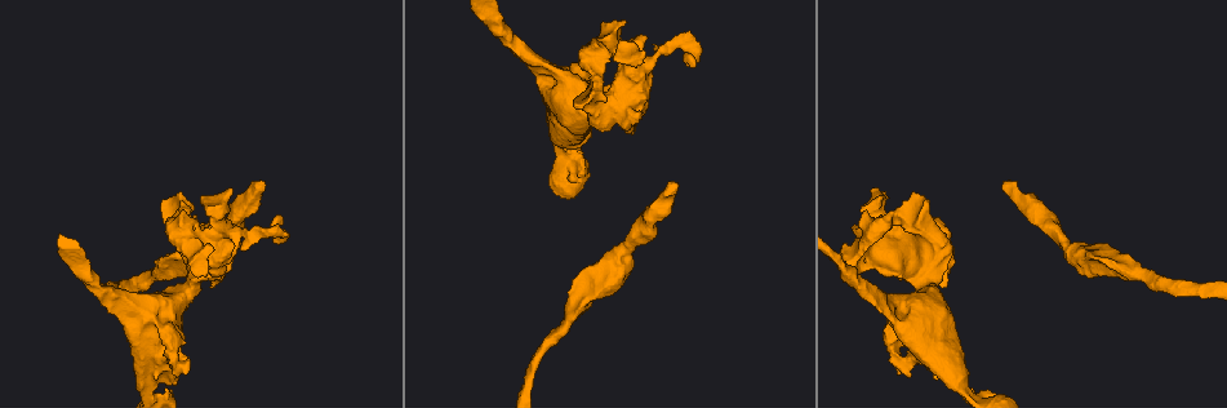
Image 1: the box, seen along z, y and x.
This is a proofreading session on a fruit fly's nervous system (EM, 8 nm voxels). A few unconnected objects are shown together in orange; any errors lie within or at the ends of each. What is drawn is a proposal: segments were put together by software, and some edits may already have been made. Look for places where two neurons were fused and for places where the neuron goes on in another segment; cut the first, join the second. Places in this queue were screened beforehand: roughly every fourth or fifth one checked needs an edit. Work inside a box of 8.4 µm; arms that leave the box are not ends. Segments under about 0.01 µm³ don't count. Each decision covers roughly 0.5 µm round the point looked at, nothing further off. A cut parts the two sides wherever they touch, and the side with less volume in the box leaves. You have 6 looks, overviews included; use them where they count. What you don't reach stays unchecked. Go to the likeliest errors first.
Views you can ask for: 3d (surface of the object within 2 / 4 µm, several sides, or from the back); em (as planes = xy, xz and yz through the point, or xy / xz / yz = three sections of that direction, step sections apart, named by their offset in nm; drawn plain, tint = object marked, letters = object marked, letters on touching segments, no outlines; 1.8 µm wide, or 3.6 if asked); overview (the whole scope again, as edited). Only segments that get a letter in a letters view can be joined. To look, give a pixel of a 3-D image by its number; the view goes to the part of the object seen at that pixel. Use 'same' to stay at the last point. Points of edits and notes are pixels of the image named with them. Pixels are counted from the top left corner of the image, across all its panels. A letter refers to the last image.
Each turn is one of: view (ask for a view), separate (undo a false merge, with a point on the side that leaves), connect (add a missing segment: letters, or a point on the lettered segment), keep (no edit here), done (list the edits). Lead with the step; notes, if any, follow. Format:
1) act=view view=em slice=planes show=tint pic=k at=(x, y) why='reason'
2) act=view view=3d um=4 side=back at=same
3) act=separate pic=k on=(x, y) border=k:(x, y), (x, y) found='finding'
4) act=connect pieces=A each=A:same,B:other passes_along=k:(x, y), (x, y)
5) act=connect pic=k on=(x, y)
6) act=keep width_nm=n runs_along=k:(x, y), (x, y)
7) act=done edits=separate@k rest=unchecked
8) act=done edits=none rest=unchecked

act=view view=em slice=planes show=plain pic=1 at=(677, 183) why='end of a long branch'

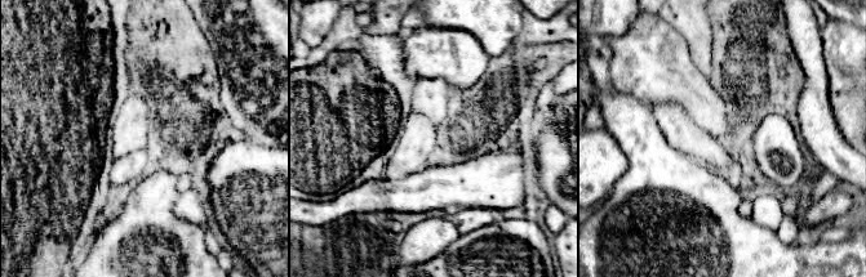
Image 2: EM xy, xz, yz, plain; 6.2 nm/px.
act=view view=em slice=planes show=letters at=same

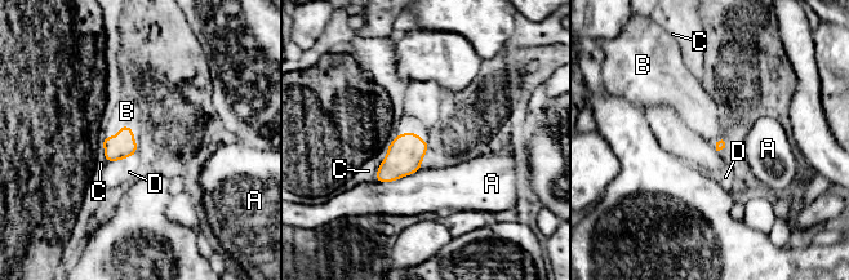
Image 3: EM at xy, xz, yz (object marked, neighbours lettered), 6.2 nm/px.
act=connect pieces=B each=A:other,B:same,C:other,D:other passes_along=3:(119, 147), (123, 127), (127, 111) found='it goes on there'

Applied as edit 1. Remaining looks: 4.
act=view view=overview why='see it whole again'

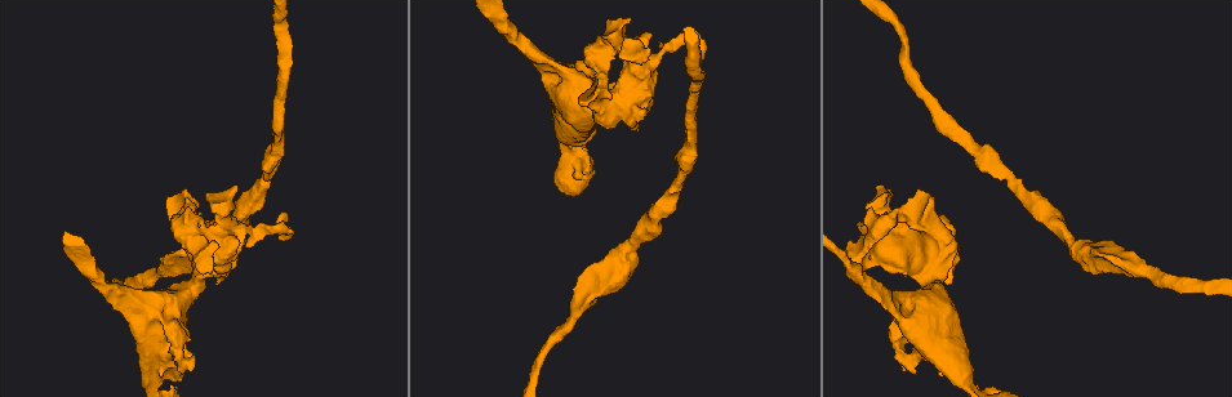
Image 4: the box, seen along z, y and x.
act=view view=em slice=planes show=plain pic=4 at=(590, 59) why='touches itself'

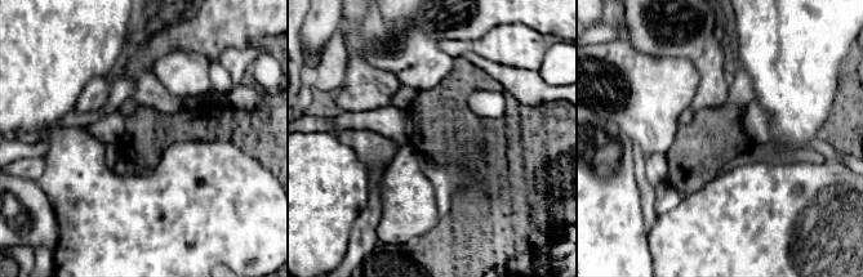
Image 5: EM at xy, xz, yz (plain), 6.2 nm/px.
act=view view=em slice=planes show=letters at=same why='what lies round it'

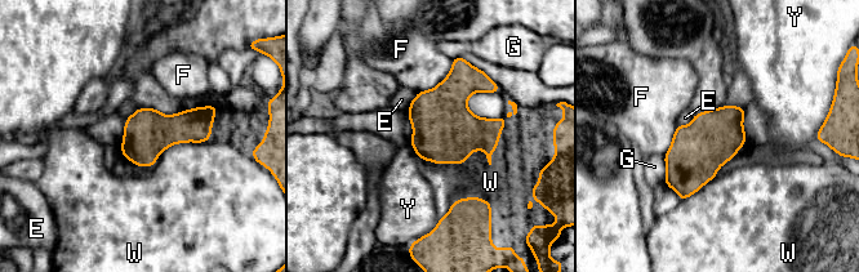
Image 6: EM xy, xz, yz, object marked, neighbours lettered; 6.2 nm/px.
act=keep width_nm=300 each=E:other,F:other,G:other,W:other,Y:other border=6:(410, 143), (422, 160) found='one neuron here'

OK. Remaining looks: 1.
act=view view=em slice=planes show=letters pic=4 at=(278, 230) why='sharp bend'

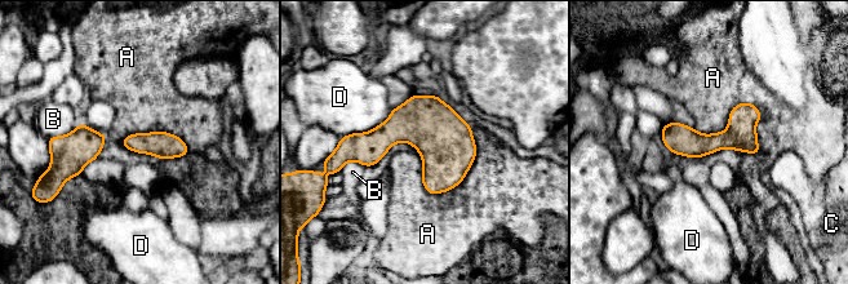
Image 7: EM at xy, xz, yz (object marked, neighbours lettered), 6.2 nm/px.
act=keep longest_contact=A:440nm each=A:other,B:other,C:other,D:other found='continuous, no second neuron'

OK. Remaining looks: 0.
act=done edits=connect@3 rest=unchecked

